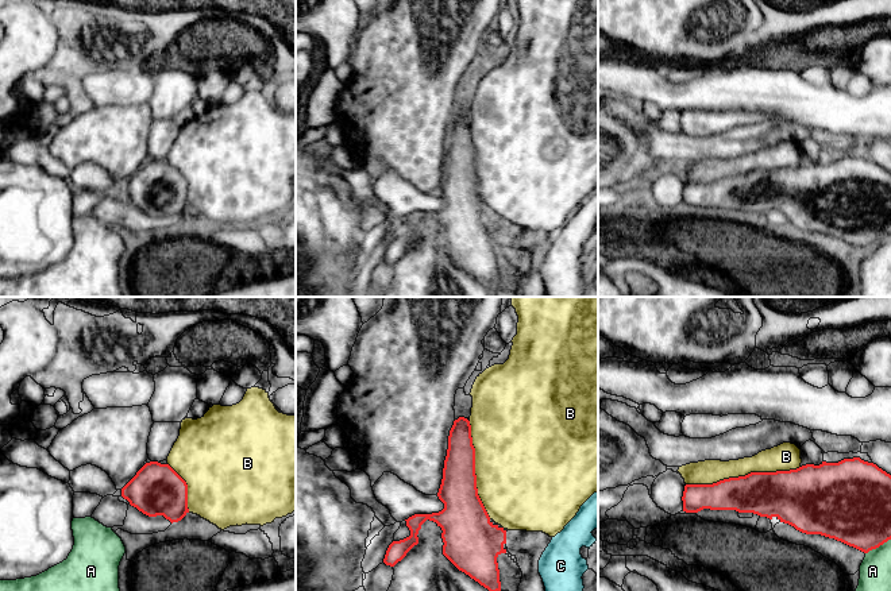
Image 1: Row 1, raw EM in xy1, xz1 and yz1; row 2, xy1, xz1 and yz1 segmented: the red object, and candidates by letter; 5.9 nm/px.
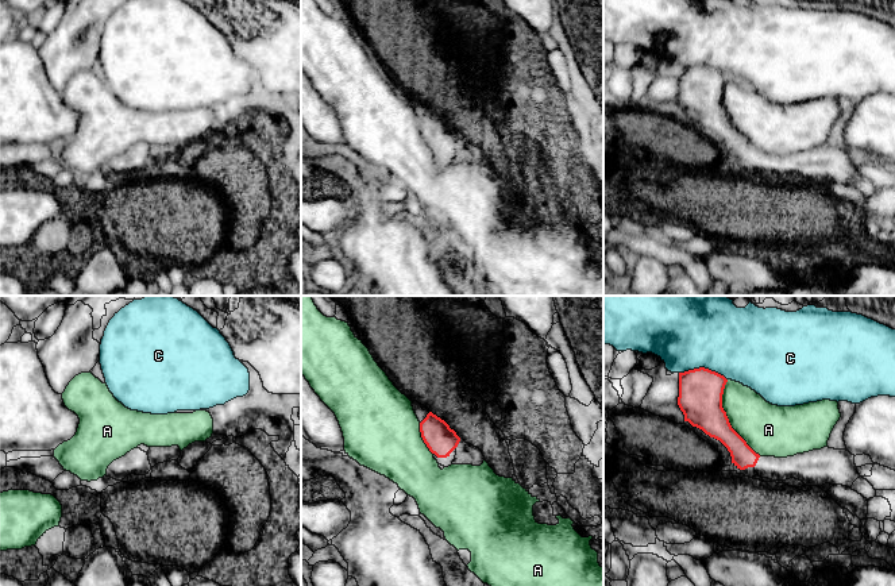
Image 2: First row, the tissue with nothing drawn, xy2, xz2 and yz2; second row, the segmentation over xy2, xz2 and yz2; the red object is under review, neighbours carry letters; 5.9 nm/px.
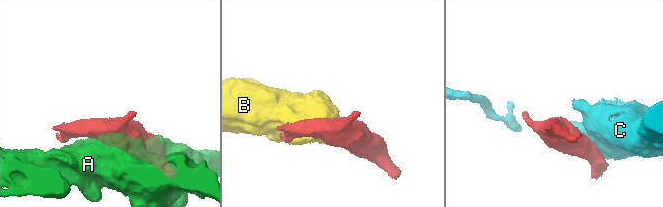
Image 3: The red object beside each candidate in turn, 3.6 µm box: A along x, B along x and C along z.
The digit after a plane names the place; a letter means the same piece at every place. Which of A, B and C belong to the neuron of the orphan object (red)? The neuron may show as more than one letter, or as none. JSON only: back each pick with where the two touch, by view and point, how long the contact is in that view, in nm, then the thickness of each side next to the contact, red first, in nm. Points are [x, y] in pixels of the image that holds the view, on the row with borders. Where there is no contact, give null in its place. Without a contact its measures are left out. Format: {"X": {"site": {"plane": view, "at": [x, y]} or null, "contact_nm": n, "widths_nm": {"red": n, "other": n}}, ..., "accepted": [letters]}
{"accepted": []}

